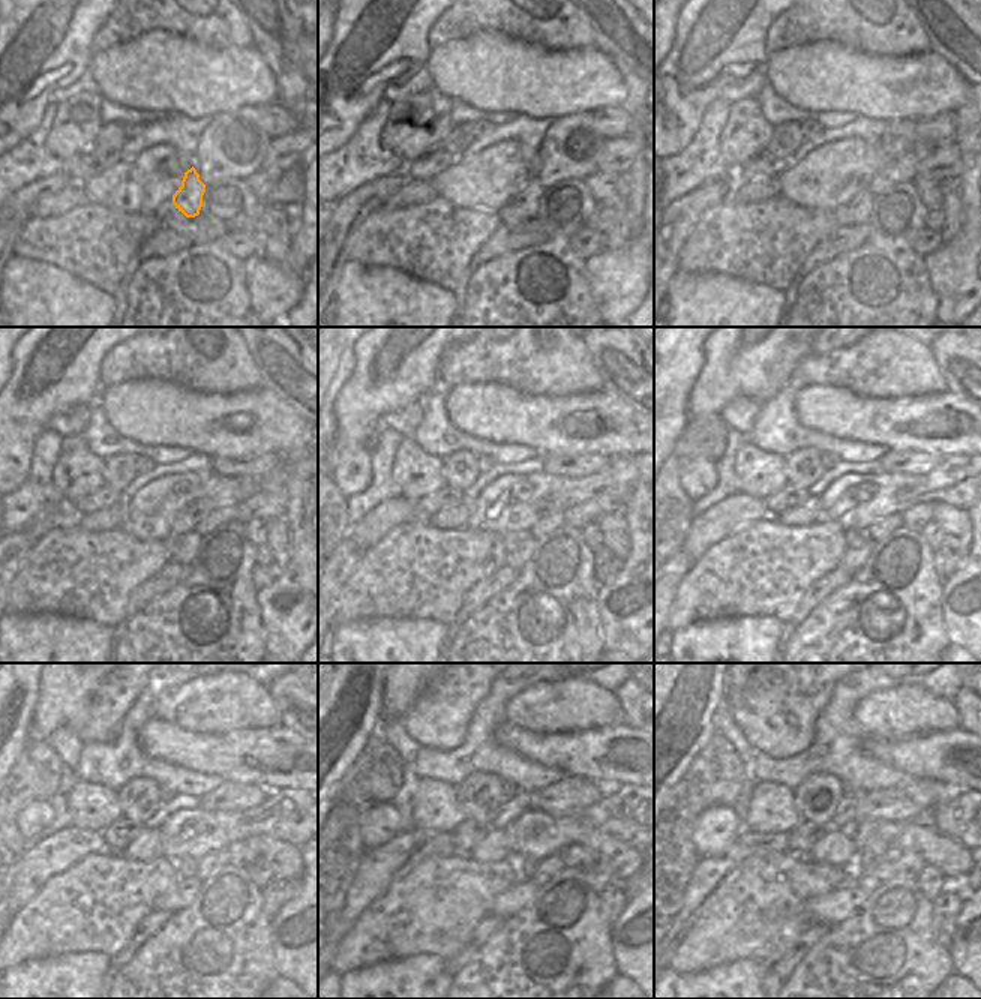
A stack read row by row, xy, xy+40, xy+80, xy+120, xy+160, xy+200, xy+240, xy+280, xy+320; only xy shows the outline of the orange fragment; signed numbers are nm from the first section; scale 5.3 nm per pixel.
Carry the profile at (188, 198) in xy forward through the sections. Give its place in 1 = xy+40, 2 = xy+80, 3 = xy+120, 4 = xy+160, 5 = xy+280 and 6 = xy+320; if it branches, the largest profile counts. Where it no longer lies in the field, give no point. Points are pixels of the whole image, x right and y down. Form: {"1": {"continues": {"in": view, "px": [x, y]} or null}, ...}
{"1": {"continues": {"in": "xy+40", "px": [525, 203]}}, "2": {"continues": {"in": "xy+80", "px": [861, 203]}}, "3": {"continues": {"in": "xy+120", "px": [188, 542]}}, "4": {"continues": {"in": "xy+160", "px": [516, 558]}}, "5": {"continues": {"in": "xy+280", "px": [521, 893]}}, "6": {"continues": {"in": "xy+320", "px": [833, 908]}}}

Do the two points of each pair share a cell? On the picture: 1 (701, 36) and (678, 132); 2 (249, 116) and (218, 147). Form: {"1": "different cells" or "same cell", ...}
{"1": "same cell", "2": "same cell"}

